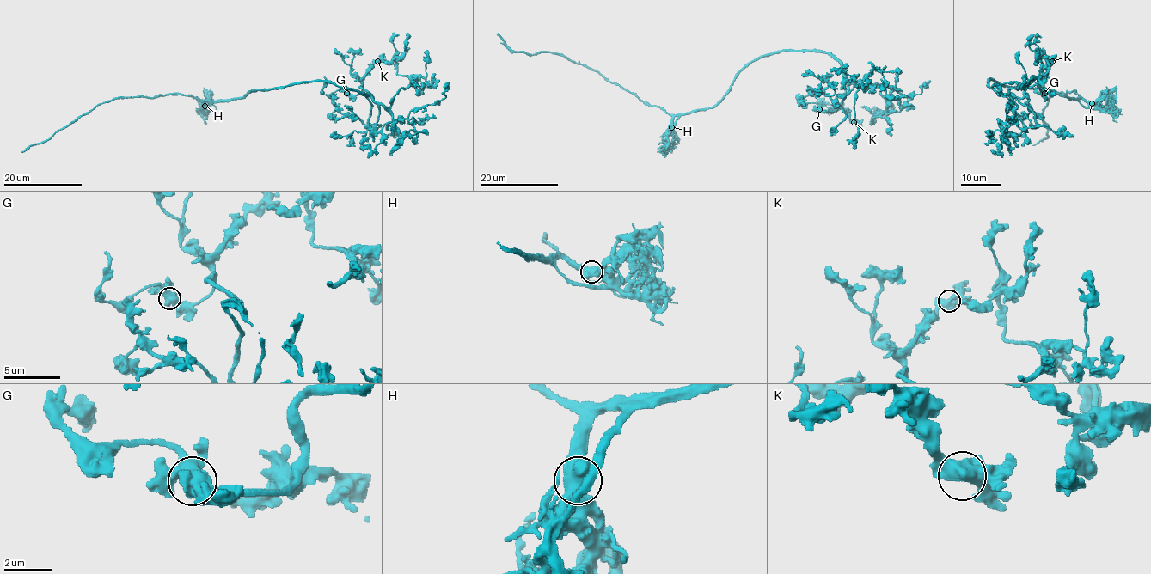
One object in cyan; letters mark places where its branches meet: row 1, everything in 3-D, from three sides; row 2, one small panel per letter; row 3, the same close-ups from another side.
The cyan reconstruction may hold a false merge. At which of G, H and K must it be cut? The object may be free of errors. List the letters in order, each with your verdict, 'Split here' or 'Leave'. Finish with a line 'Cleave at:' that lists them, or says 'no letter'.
G: Leave
H: Leave
K: Leave
Cleave at: no letter

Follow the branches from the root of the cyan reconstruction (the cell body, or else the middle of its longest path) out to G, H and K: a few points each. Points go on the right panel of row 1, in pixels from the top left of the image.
G: (1028, 88), (988, 81), (1000, 94), (1013, 94), (1022, 99), (1025, 89), (1036, 84), (1044, 93)
H: (1028, 88), (1047, 88), (1060, 94), (1092, 103)
K: (1028, 88), (988, 81), (1000, 94), (1013, 94), (1022, 99), (1027, 88), (1041, 83), (1040, 74), (1052, 61)

